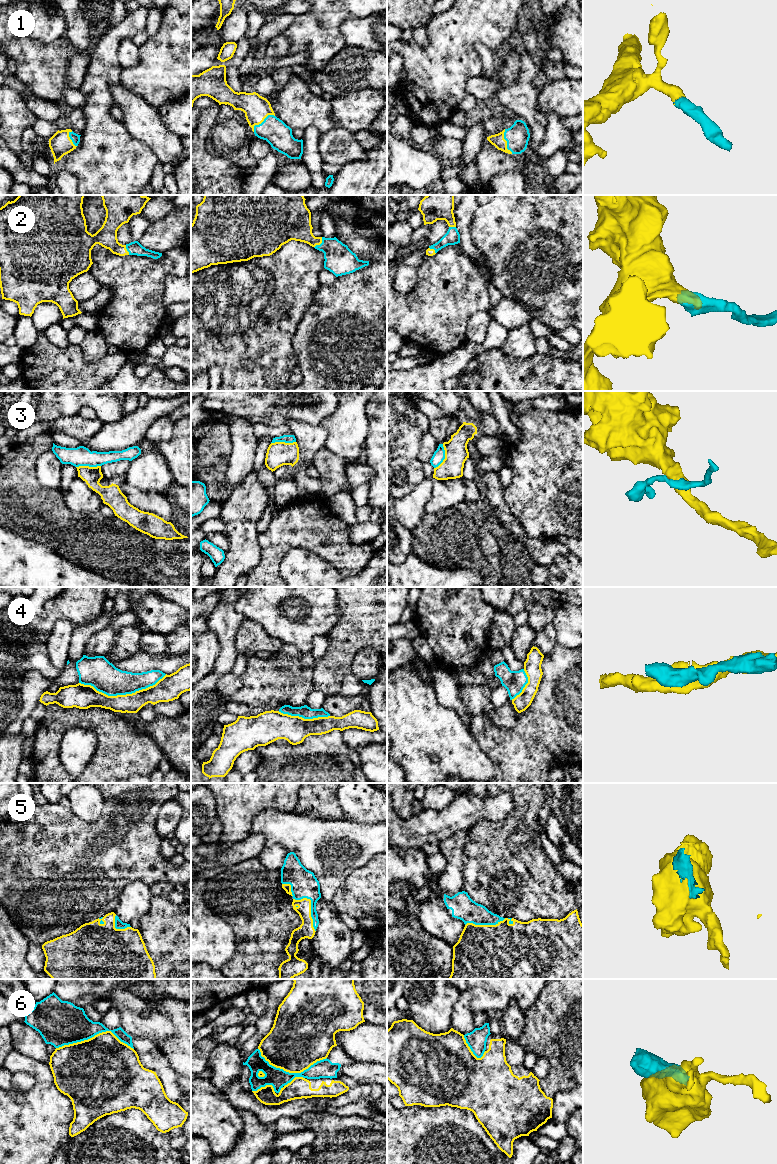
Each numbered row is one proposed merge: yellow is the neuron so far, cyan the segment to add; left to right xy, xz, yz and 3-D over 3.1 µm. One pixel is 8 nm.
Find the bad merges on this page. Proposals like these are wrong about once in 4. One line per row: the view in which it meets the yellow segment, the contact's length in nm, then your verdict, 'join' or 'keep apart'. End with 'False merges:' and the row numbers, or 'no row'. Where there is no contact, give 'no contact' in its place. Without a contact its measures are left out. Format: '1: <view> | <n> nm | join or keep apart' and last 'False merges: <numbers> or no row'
1: xz | 220 nm | join
2: xz | 110 nm | join
3: yz | 220 nm | keep apart
4: xy | 700 nm | keep apart
5: xz | 320 nm | join
6: xy | 600 nm | keep apart
False merges: 3, 4, 6

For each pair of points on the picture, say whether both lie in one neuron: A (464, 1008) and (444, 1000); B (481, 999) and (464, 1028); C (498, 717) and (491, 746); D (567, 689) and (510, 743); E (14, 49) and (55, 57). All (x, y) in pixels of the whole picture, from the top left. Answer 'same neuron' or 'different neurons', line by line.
A: different neurons
B: different neurons
C: different neurons
D: same neuron
E: same neuron

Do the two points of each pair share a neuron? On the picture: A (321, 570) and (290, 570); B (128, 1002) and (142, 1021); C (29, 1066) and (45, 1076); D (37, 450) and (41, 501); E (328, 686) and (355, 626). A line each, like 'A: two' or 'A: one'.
A: one
B: one
C: one
D: one
E: one

